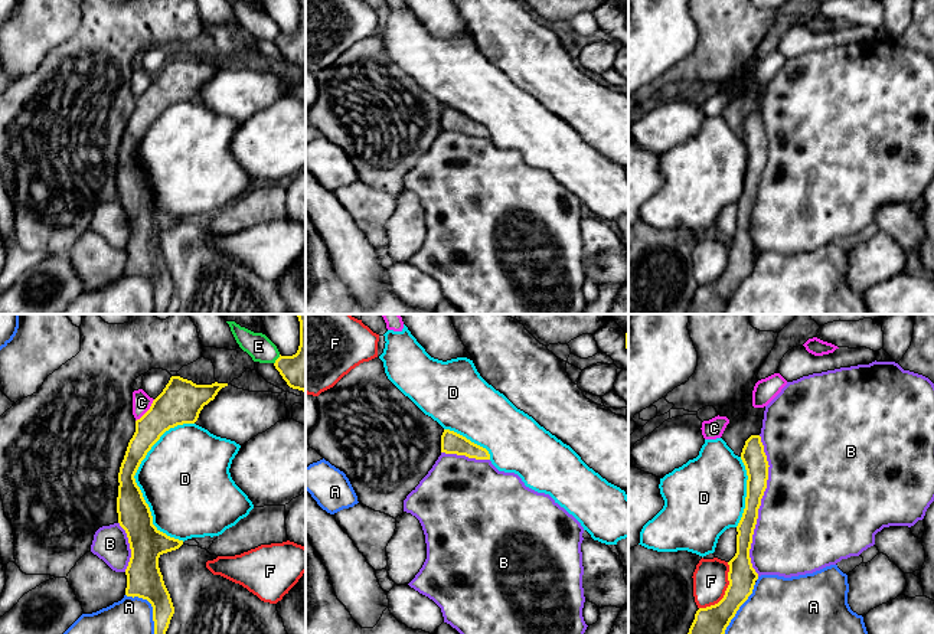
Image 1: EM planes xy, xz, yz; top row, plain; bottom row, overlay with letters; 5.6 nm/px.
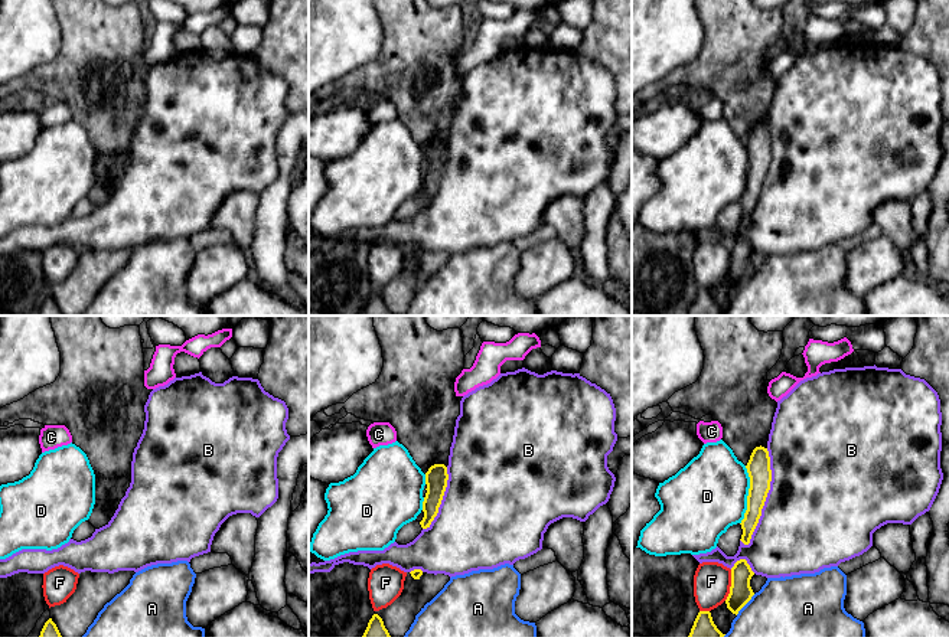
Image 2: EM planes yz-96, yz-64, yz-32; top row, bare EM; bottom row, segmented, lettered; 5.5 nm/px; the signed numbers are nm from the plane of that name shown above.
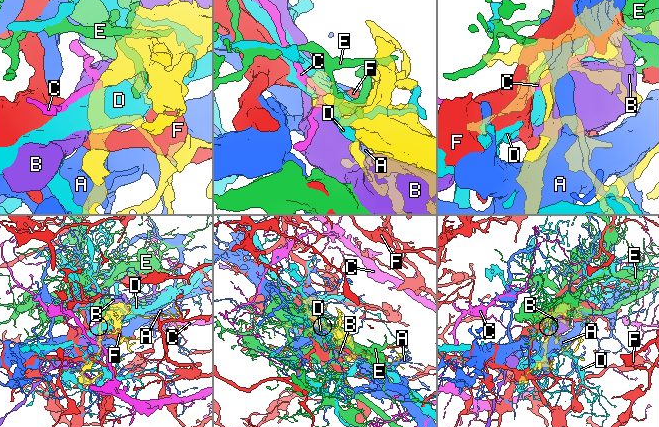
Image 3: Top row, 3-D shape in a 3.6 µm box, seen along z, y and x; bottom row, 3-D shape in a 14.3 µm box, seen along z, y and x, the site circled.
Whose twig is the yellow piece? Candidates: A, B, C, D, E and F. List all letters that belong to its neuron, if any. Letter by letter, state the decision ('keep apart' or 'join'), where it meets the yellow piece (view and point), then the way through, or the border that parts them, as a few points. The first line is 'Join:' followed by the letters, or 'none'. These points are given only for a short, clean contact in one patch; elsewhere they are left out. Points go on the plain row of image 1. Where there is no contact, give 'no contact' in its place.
Join: none
A: keep apart | xy (153, 286)
B: keep apart | yz (760, 182)
C: keep apart | xy (147, 88) | along xy (154, 77), (136, 98)
D: keep apart | xy (133, 154)
E: keep apart | xy (277, 36)
F: keep apart | yz (725, 268)

